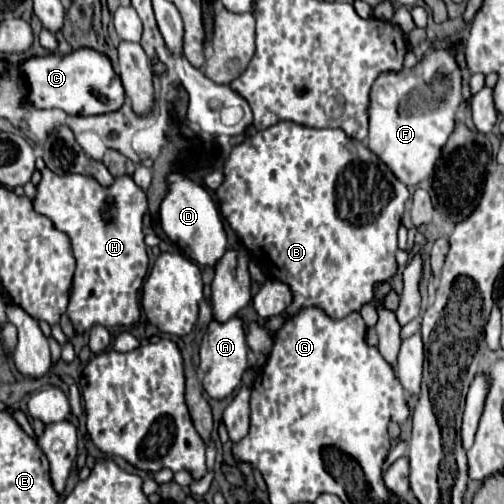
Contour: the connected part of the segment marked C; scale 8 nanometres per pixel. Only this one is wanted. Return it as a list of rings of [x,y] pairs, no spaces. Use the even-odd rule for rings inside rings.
[[[90,48],[74,50],[68,56],[46,54],[42,58],[30,58],[20,66],[20,76],[26,80],[26,84],[30,88],[30,98],[34,102],[34,106],[38,106],[38,108],[60,108],[72,116],[94,116],[94,114],[116,112],[122,108],[124,98],[126,98],[120,76],[116,72],[112,72],[110,58],[106,54],[102,54],[98,50],[90,50]]]

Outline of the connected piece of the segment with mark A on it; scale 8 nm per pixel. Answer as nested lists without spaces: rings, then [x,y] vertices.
[[[230,318],[224,324],[210,322],[208,332],[206,332],[206,336],[202,340],[202,346],[200,346],[200,370],[204,372],[202,386],[204,386],[204,390],[210,398],[224,400],[224,398],[232,396],[232,392],[240,386],[242,376],[248,368],[246,352],[248,352],[246,332],[244,332],[244,326],[242,326],[240,318]]]

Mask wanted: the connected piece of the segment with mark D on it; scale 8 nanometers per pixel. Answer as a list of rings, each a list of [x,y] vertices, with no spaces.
[[[182,174],[168,176],[168,194],[160,204],[160,226],[166,236],[180,246],[180,250],[198,266],[216,266],[226,254],[226,232],[220,212],[208,190]]]

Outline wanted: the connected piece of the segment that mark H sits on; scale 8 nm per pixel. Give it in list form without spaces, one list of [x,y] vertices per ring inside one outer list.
[[[46,168],[36,186],[34,210],[48,216],[58,230],[70,236],[78,266],[66,314],[76,334],[88,332],[94,324],[106,328],[134,326],[140,320],[138,288],[142,288],[148,272],[148,252],[142,232],[142,220],[148,212],[146,190],[130,176],[118,176],[110,186],[100,186],[90,176],[58,176]]]

